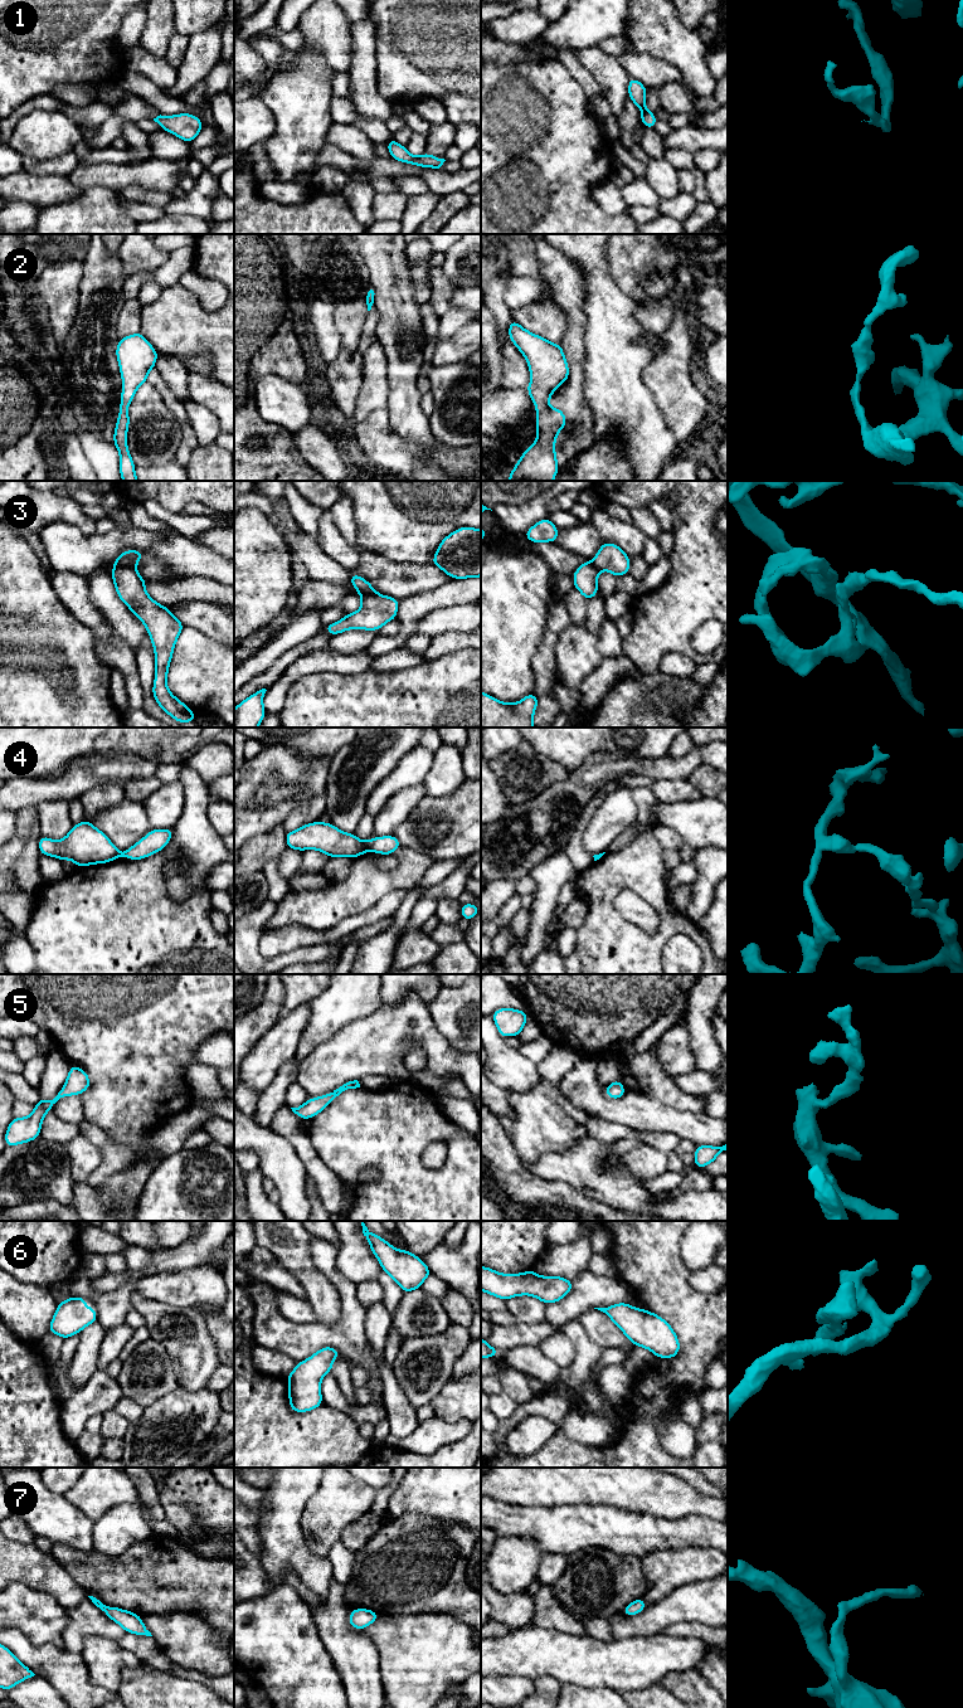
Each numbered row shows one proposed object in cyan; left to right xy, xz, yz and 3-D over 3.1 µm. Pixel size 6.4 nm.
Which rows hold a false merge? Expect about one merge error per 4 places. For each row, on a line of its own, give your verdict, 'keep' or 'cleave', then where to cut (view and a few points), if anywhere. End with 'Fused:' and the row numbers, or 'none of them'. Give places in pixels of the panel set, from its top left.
1: keep; no cut
2: keep; no cut
3: cleave; cut in xy along (113, 564), (131, 567), (135, 570)
4: cleave; cut in xz along (365, 842), (368, 848)
5: keep; no cut
6: keep; no cut
7: keep; no cut
Fused: 3, 4

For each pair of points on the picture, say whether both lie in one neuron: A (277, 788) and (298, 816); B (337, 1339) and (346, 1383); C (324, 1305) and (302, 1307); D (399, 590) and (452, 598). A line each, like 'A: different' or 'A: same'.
A: different
B: different
C: different
D: different

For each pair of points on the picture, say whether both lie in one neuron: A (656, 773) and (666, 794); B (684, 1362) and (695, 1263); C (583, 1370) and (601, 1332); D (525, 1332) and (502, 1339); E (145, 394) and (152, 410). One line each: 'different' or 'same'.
A: different
B: different
C: different
D: same
E: same

